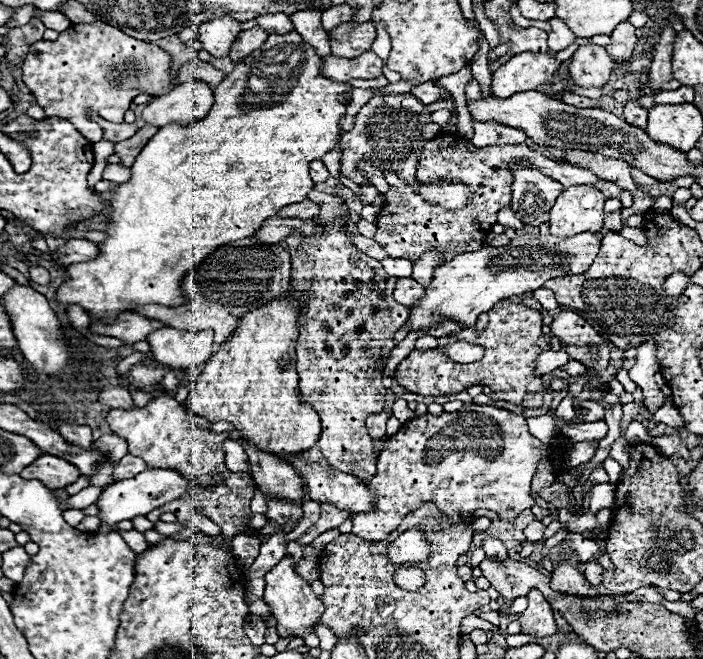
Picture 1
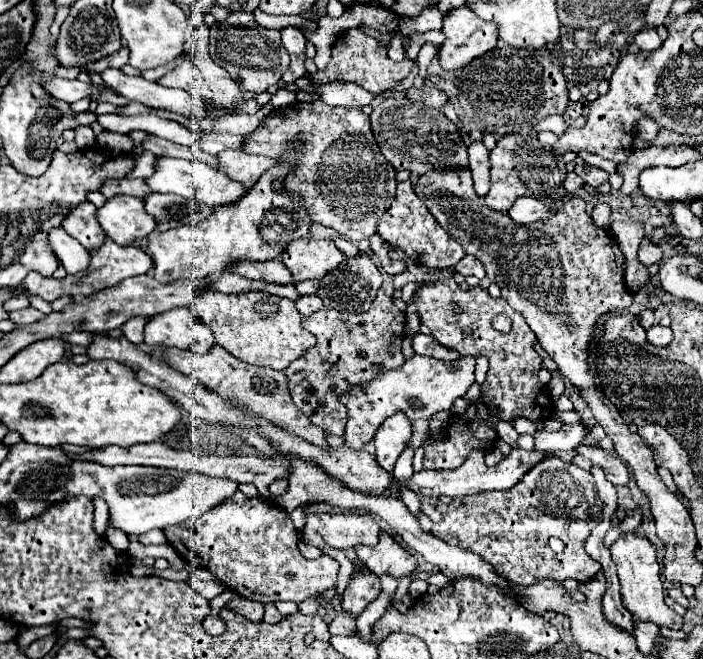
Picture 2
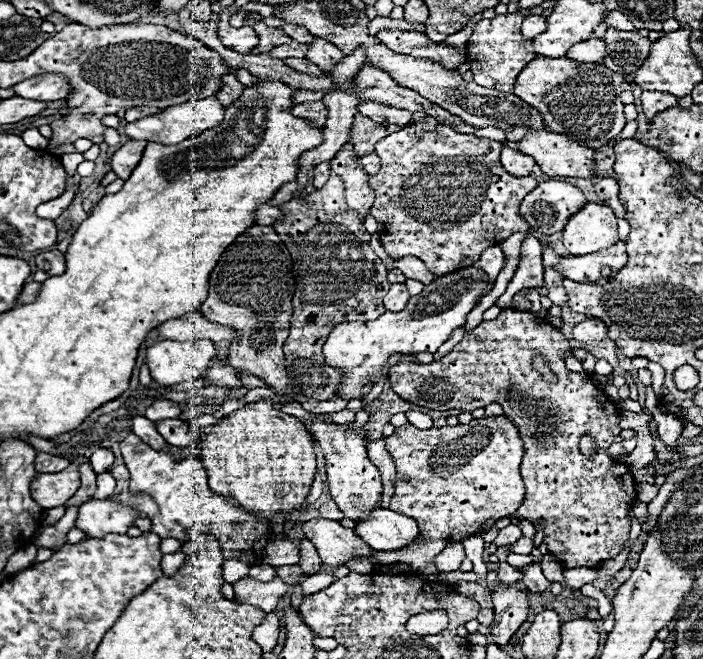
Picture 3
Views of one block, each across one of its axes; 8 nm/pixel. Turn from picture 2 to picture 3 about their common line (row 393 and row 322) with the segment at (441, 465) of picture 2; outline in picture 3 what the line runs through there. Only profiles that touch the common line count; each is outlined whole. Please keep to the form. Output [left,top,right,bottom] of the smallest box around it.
[388,308,636,568]

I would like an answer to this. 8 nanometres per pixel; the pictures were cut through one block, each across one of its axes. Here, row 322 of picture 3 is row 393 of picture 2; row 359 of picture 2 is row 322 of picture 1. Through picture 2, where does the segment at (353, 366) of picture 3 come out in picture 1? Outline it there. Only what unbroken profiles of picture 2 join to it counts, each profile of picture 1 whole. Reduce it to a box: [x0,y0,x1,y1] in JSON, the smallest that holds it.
[410,232,600,328]

